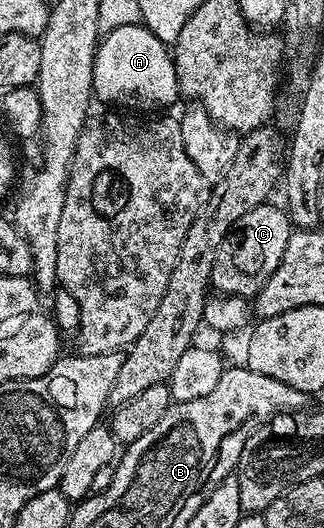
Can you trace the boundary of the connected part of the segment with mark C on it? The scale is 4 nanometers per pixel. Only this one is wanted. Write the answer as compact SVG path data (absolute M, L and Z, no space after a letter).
M265 203L247 211L223 239L211 279L211 288L217 294L241 299L255 298L256 293L262 291L266 279L270 279L270 275L274 275L274 271L284 262L286 243L294 226L287 212L279 204L272 204Z

